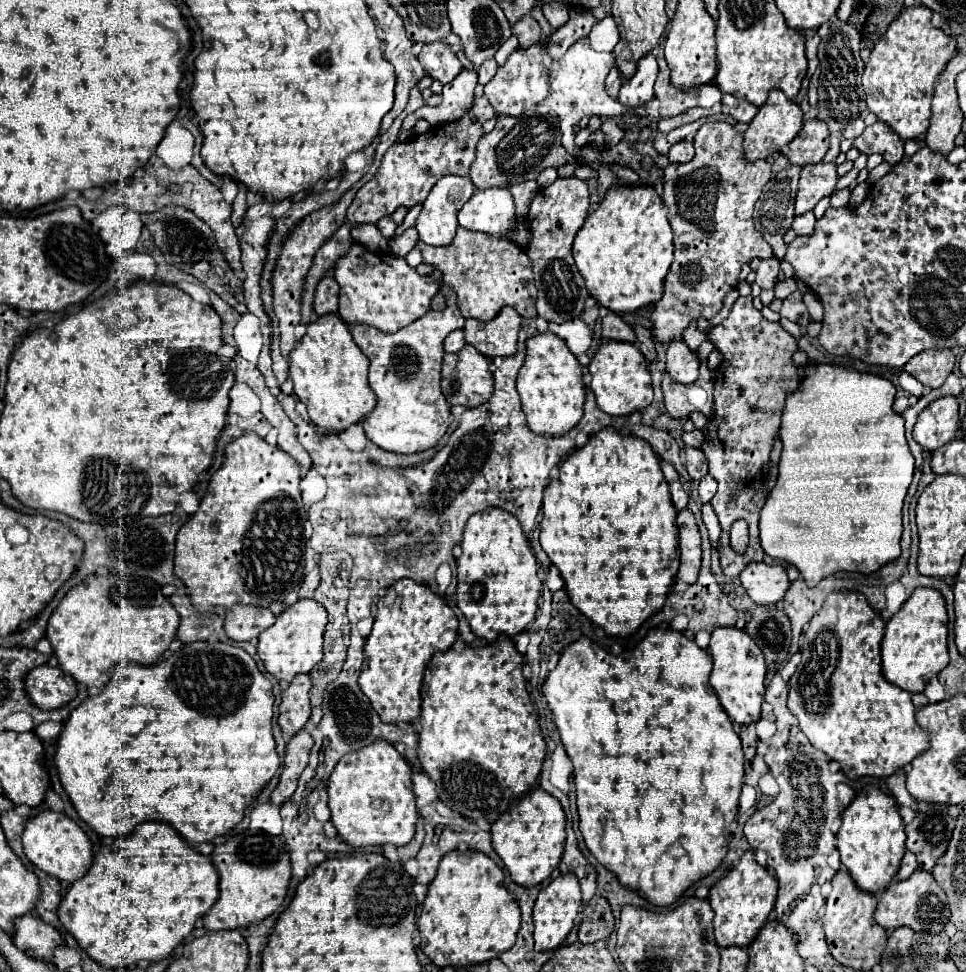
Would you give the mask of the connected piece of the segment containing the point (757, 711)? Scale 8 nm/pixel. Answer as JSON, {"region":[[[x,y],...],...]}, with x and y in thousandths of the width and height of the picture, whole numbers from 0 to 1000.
{"region":[[[746,646],[736,652],[734,673],[738,677],[736,706],[740,708],[744,722],[755,735],[755,739],[765,747],[784,743],[788,739],[788,722],[792,714],[792,691],[794,691],[790,671],[784,667],[780,656],[775,656],[771,648]]]}

